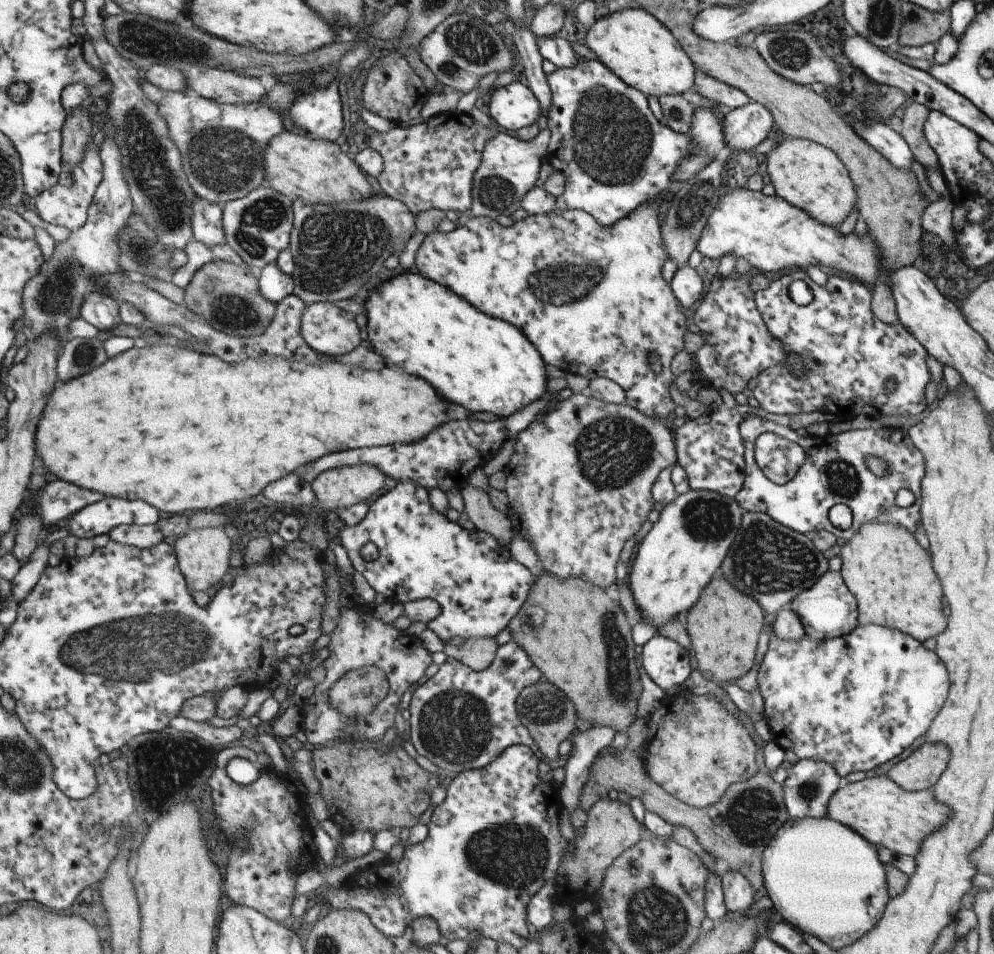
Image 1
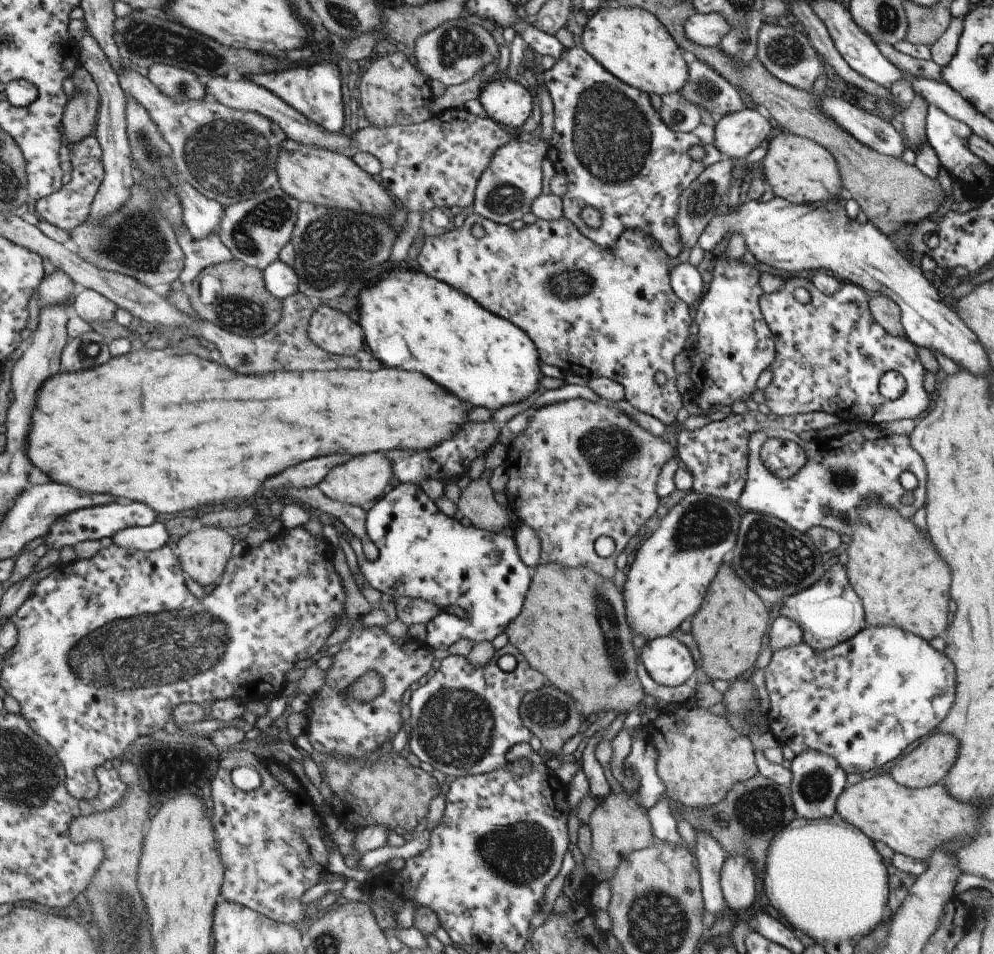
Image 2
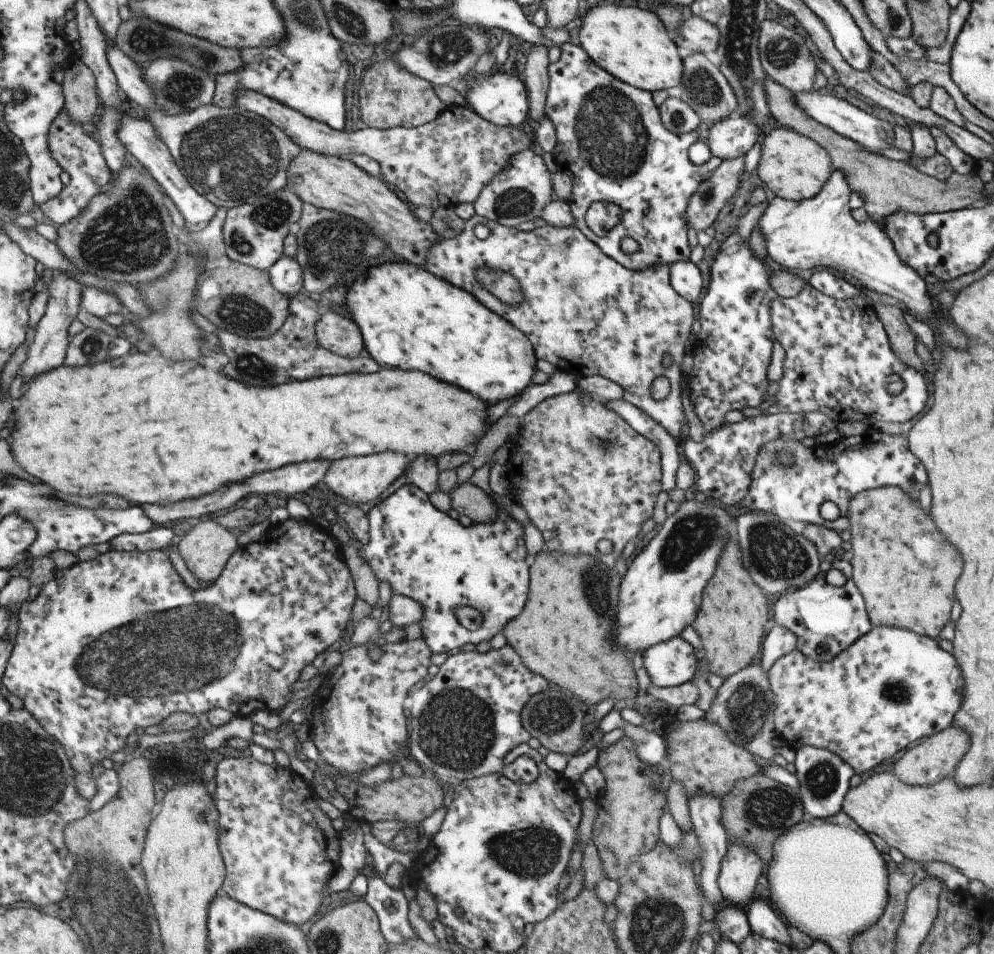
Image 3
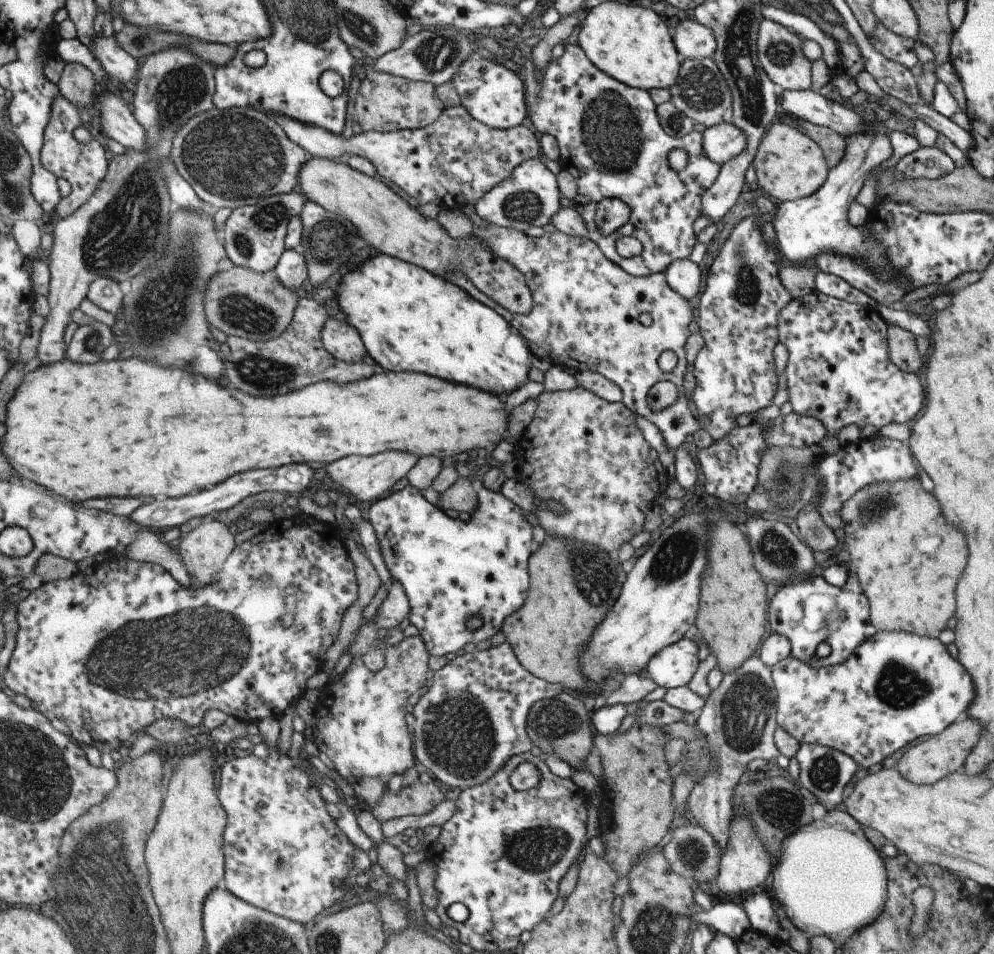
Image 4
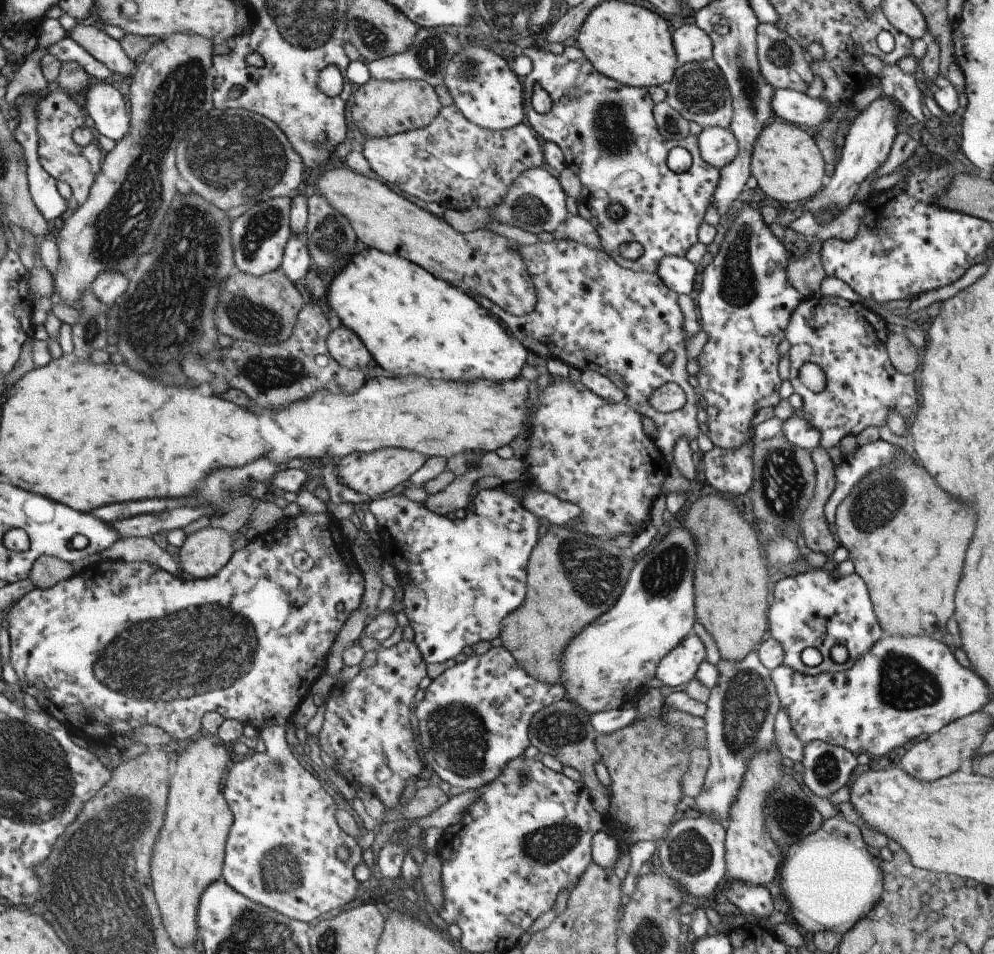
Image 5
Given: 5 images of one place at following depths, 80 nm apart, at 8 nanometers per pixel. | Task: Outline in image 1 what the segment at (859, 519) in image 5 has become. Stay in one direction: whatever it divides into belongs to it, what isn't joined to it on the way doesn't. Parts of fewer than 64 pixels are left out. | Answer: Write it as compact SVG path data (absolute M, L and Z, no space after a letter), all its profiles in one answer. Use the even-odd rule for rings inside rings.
M867 521L856 530L839 552L845 586L856 600L858 624L881 625L923 642L945 630L941 612L941 586L933 572L932 558L906 528L885 522Z

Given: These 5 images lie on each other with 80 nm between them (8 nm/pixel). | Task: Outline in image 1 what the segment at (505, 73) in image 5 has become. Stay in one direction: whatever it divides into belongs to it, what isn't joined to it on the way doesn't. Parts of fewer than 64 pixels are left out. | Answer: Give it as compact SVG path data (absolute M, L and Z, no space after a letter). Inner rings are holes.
M512 81L506 86L496 87L489 96L487 102L488 115L500 129L516 132L520 128L529 126L533 121L537 121L541 115L540 104L529 90L525 83Z

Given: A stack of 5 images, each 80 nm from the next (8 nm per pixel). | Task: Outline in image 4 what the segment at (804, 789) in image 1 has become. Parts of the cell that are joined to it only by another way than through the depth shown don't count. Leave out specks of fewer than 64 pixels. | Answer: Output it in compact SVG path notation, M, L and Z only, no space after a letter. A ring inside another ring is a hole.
M801 743L794 758L799 765L797 784L814 796L816 801L813 804L822 807L825 812L837 810L837 805L844 802L843 787L851 780L857 764L837 750L811 743Z

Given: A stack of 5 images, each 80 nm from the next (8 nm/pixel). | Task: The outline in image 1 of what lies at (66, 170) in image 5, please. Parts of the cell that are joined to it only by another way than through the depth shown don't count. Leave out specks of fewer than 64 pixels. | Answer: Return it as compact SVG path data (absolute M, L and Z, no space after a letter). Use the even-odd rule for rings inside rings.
M91 138L84 146L84 156L79 164L73 166L70 170L72 183L70 186L55 185L47 189L40 195L35 196L31 201L31 206L39 214L40 218L46 224L64 226L72 233L77 230L86 219L87 207L93 201L93 193L102 177L102 162L100 161L98 146L93 143Z

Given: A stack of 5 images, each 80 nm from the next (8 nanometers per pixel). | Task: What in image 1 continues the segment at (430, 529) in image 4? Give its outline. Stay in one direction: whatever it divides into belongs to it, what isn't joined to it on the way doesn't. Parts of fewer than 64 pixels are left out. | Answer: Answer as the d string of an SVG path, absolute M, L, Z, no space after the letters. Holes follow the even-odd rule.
M397 481L396 485L392 489L387 490L385 494L381 494L371 505L368 506L365 516L355 526L348 527L345 525L338 532L339 544L345 549L349 562L352 564L353 570L356 570L365 578L367 584L373 588L377 594L384 596L385 601L389 603L404 603L405 601L412 601L415 599L433 599L437 601L440 606L440 613L432 620L429 621L427 627L431 630L437 639L441 640L445 644L450 638L464 638L469 637L491 637L494 638L496 634L499 634L503 628L508 626L509 621L516 615L516 612L520 609L520 606L525 602L529 589L535 580L535 576L525 567L523 564L516 562L509 557L508 544L498 543L496 538L493 538L490 534L477 529L466 530L452 521L445 518L443 513L438 513L428 501L427 490L417 486L412 481ZM366 542L372 542L377 550L378 556L371 562L365 562L361 558L361 546Z

